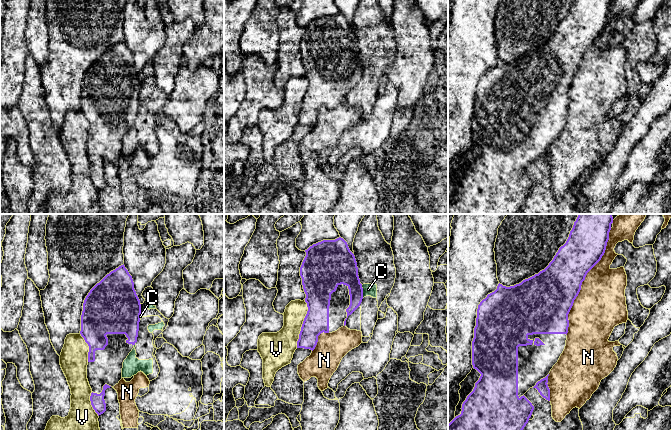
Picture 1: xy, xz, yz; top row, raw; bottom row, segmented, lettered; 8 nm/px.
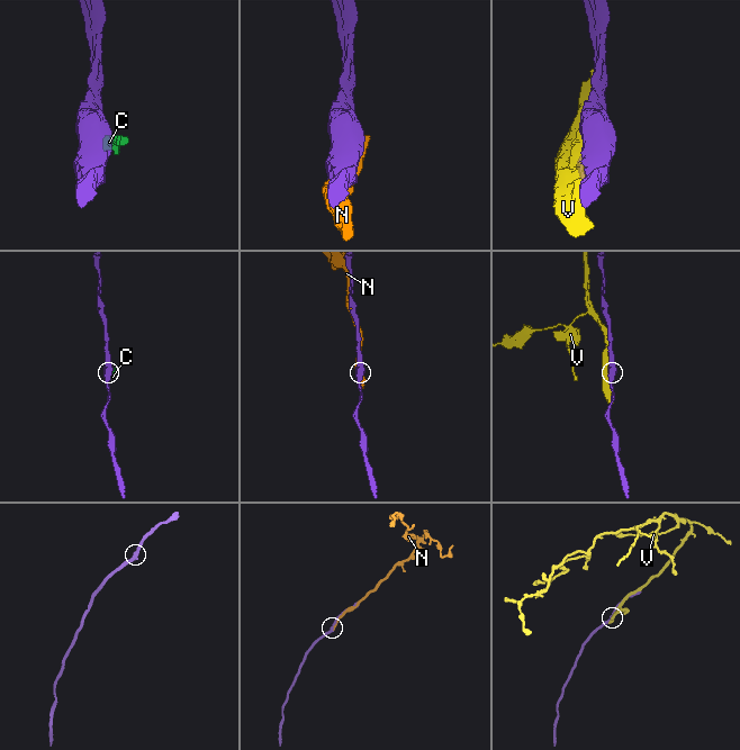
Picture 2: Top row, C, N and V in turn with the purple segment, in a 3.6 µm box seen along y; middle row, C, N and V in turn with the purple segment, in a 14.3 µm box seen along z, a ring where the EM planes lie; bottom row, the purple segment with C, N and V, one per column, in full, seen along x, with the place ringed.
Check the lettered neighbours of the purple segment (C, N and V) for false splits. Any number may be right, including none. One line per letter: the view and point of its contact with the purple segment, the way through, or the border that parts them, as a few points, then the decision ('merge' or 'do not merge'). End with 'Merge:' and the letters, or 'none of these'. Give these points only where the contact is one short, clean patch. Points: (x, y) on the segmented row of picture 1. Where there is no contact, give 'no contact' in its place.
C: xz (362, 291) | do not merge
N: yz (583, 280) | do not merge
V: xz (302, 324) | do not merge
Merge: none of these

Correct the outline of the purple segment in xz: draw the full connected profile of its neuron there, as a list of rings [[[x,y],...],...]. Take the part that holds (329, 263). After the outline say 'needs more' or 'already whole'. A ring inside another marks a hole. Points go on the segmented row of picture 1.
[[[343,238],[323,240],[305,252],[300,276],[308,311],[297,348],[313,351],[321,333],[332,333],[346,325],[348,316],[362,302],[363,288],[355,256]]]; needs more

